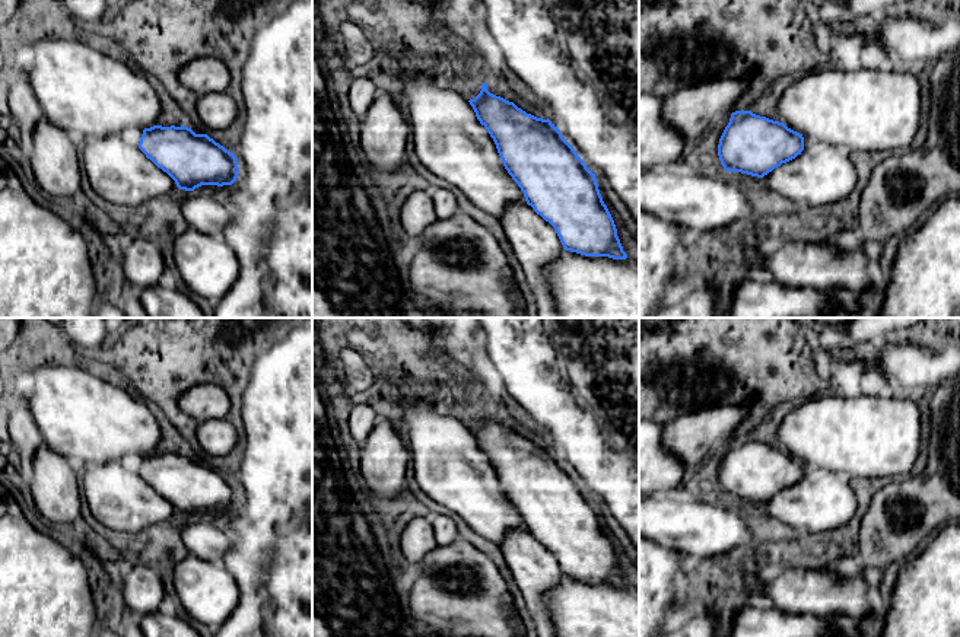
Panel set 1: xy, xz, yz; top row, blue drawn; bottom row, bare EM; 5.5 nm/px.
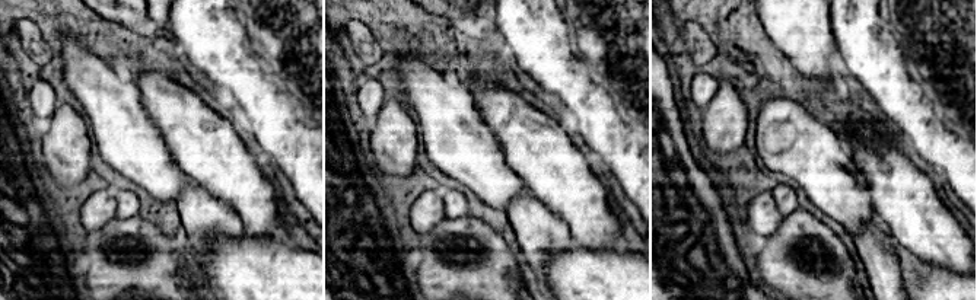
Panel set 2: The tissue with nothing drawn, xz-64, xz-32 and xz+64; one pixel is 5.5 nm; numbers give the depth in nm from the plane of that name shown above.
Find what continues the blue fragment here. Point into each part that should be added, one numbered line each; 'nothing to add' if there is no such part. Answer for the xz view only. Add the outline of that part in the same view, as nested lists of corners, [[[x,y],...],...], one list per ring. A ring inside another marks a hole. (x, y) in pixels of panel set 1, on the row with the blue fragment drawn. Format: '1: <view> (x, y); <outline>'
1: xz (451, 143); [[[400,67],[397,79],[403,83],[400,101],[409,108],[406,117],[410,125],[410,137],[416,155],[432,175],[448,181],[460,189],[474,207],[496,216],[498,219],[502,217],[508,204],[514,201],[525,201],[524,192],[505,169],[493,138],[484,125],[480,124],[473,106],[461,93],[446,82],[439,82],[420,73],[410,73],[403,67]]]

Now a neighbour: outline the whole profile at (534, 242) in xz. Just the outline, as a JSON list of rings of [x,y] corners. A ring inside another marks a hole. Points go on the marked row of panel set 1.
[[[527,201],[508,204],[499,219],[537,300],[538,318],[559,318],[547,281],[547,267],[563,252],[554,227]]]

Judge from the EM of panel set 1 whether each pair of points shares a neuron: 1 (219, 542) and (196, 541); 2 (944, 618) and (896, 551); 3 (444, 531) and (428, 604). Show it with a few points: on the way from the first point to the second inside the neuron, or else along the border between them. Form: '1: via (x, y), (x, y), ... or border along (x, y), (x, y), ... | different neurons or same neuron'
1: via (213, 542), (202, 541) | same neuron
2: border along (916, 551), (897, 567) | different neurons
3: border along (458, 538), (438, 547) | different neurons

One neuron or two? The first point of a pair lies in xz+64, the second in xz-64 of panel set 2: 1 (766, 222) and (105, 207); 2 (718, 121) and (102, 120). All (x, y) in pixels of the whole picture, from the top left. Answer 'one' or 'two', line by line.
1: one
2: two

